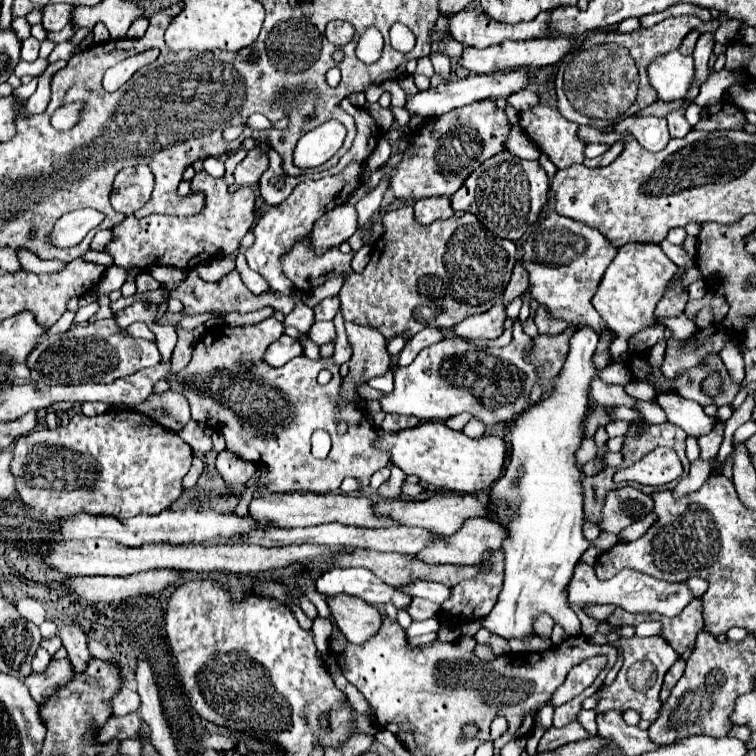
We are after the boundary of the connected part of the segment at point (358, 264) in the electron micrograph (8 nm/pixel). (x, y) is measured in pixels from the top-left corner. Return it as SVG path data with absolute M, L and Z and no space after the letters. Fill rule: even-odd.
M364 244L364 246L354 254L354 258L352 258L352 270L354 270L354 272L364 272L368 260L370 260L370 246Z

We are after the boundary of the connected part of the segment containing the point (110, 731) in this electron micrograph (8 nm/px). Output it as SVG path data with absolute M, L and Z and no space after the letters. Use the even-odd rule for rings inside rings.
M132 712L128 716L112 716L104 728L98 732L98 740L108 742L112 738L126 740L126 738L142 738L142 716L138 712Z

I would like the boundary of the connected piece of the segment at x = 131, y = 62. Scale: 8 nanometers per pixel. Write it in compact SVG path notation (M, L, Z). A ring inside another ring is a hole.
M152 48L152 50L134 54L134 56L130 56L130 58L122 60L122 62L114 64L114 66L108 68L106 74L104 74L104 88L106 88L108 92L116 92L118 88L122 88L122 86L132 78L132 74L134 74L136 70L140 70L142 66L154 62L154 60L158 58L158 54L160 54L158 48Z

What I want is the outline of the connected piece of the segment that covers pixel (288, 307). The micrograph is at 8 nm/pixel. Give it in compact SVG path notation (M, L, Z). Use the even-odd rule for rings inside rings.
M194 270L188 272L188 278L176 286L172 292L170 292L172 298L180 298L180 302L184 304L184 310L180 314L174 314L174 312L164 312L162 318L158 320L160 326L166 326L166 324L174 324L178 322L178 318L182 316L196 316L196 314L228 314L228 312L252 312L252 310L258 310L258 308L276 308L280 310L282 314L290 314L294 310L294 300L286 294L280 294L280 292L266 292L266 294L260 294L260 296L254 296L246 286L244 282L240 280L240 272L238 270L232 270L228 276L224 276L220 282L214 282L214 284L206 284L204 280L198 278L198 274Z

